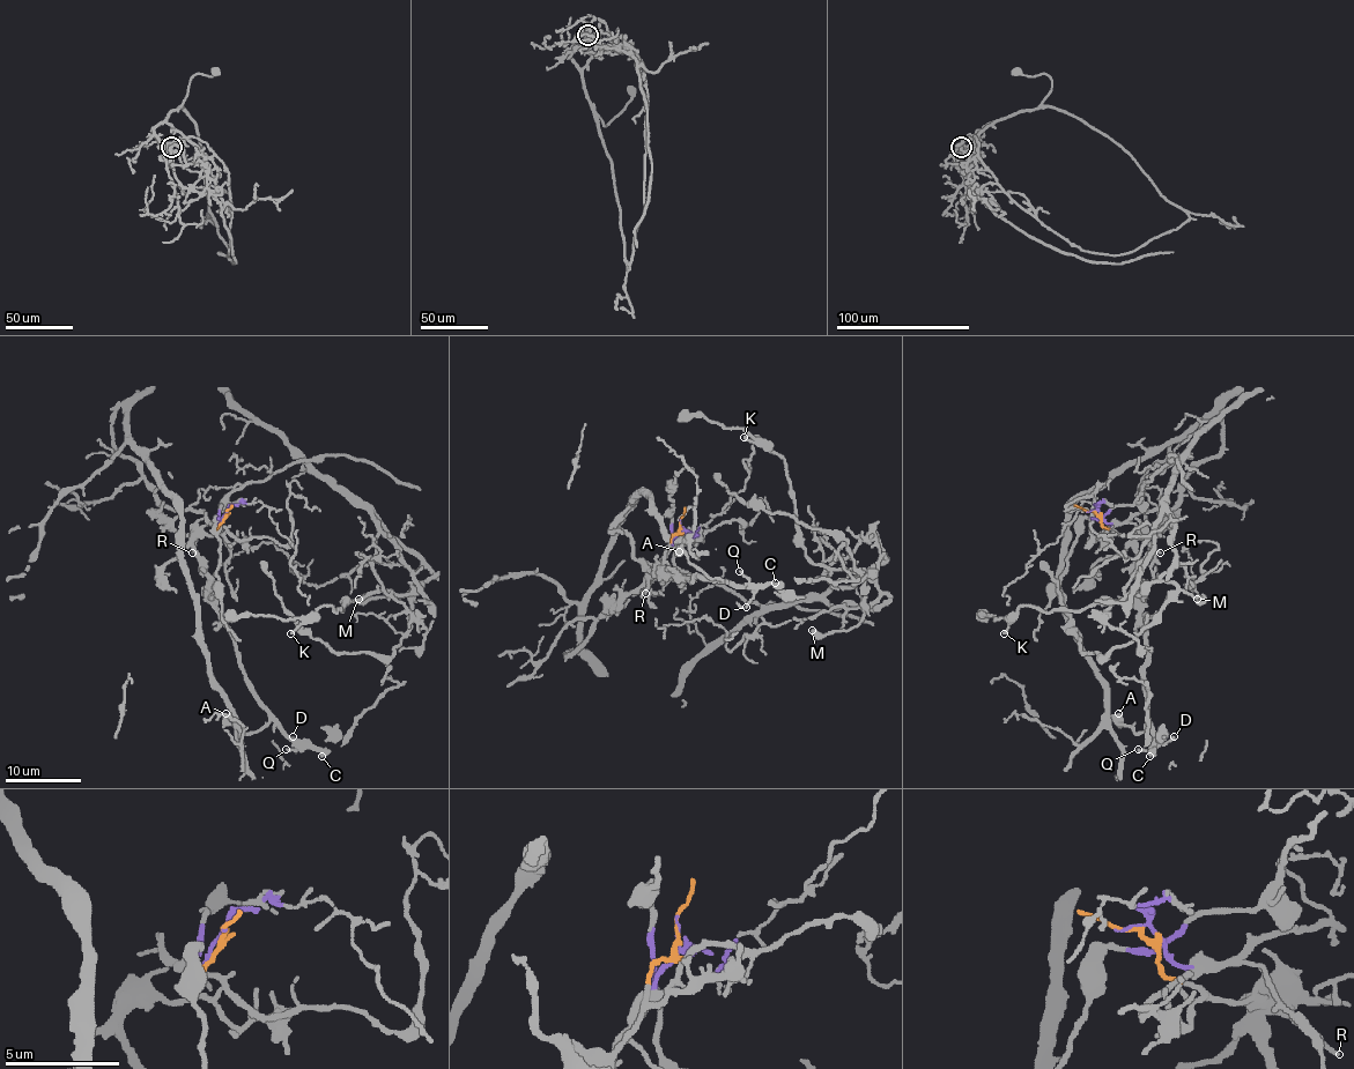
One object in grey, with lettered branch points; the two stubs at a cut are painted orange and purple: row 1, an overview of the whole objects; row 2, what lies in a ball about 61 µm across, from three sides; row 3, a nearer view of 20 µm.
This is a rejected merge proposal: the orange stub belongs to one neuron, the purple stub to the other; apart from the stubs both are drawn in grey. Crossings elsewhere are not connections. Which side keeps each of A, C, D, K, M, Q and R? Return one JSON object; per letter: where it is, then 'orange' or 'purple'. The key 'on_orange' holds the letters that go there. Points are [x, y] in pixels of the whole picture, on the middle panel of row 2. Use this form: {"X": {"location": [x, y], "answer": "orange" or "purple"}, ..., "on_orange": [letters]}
{"A": {"location": [679, 551], "answer": "orange"}, "C": {"location": [775, 583], "answer": "orange"}, "D": {"location": [746, 607], "answer": "orange"}, "K": {"location": [744, 437], "answer": "purple"}, "M": {"location": [812, 630], "answer": "purple"}, "Q": {"location": [739, 571], "answer": "orange"}, "R": {"location": [645, 593], "answer": "orange"}, "on_orange": ["A", "C", "D", "Q", "R"]}

